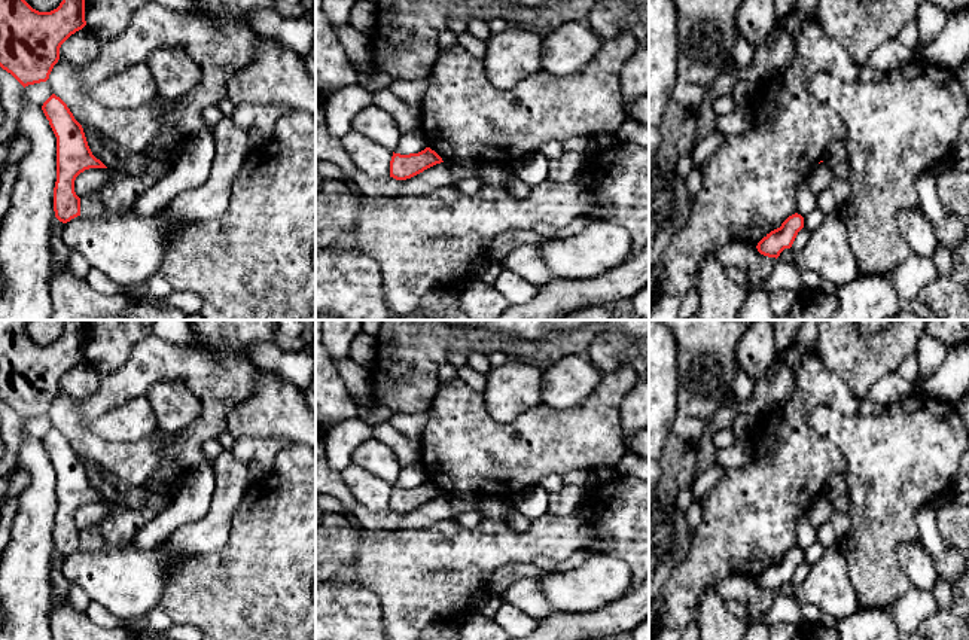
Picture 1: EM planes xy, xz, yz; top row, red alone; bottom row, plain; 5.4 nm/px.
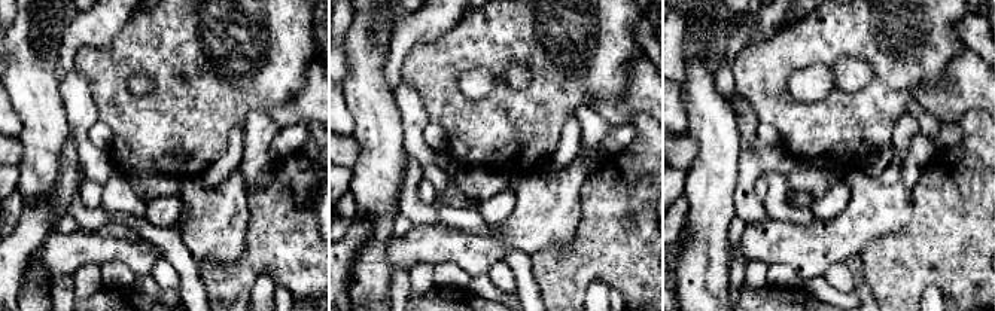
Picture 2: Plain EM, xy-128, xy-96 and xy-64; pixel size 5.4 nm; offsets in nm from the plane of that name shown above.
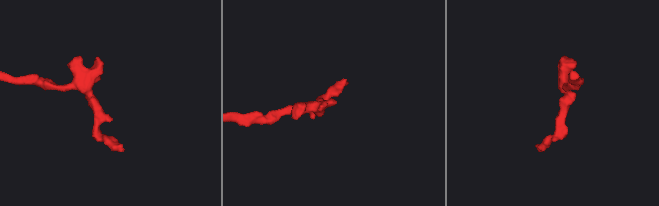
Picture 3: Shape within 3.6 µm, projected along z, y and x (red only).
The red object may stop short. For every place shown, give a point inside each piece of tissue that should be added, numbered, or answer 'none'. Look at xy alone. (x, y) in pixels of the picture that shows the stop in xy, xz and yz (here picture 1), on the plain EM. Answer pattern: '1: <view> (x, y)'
none

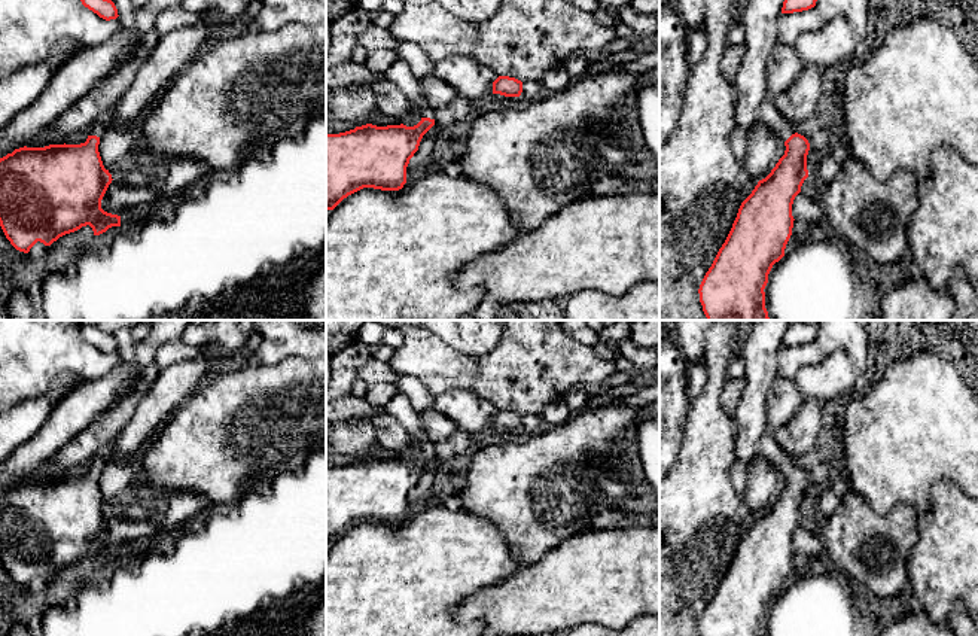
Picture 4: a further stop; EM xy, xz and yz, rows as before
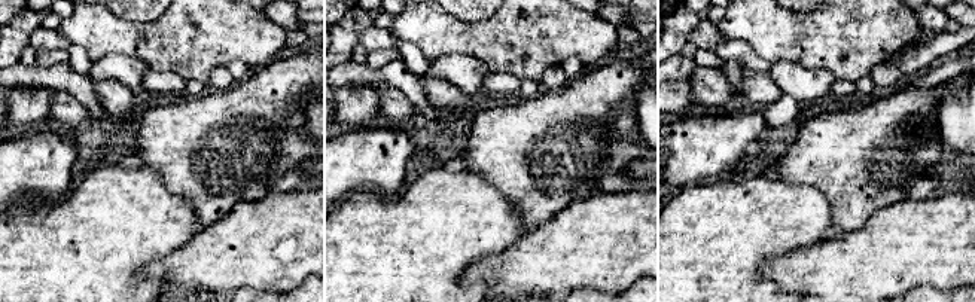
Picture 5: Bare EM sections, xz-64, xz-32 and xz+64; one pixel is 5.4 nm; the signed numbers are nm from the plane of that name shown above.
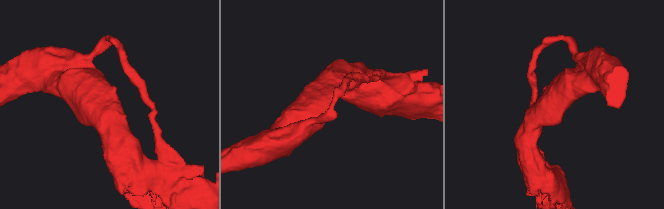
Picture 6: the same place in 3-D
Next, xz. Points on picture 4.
1: xz (350, 405)

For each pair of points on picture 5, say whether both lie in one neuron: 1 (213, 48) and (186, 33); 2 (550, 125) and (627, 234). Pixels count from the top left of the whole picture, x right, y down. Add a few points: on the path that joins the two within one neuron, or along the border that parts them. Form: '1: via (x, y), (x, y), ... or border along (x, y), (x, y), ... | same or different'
1: via (207, 42), (200, 34), (192, 34) | same
2: border along (596, 192), (587, 198), (572, 200), (564, 207) | different

